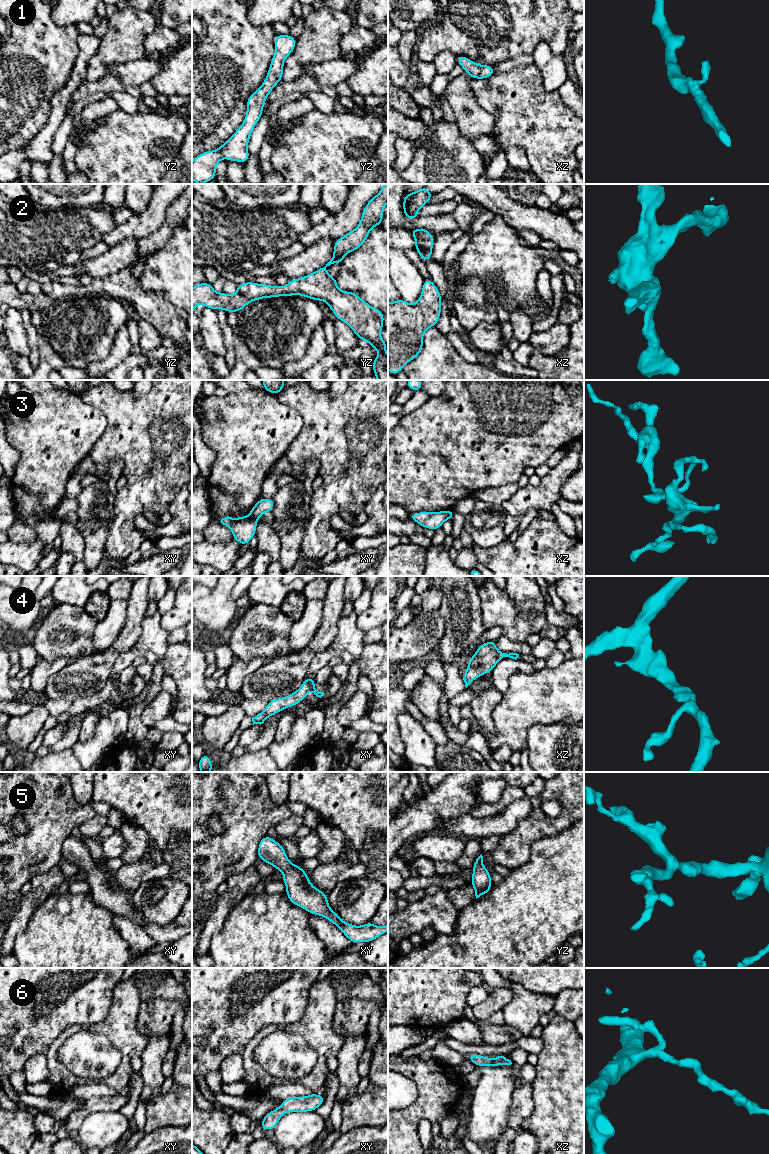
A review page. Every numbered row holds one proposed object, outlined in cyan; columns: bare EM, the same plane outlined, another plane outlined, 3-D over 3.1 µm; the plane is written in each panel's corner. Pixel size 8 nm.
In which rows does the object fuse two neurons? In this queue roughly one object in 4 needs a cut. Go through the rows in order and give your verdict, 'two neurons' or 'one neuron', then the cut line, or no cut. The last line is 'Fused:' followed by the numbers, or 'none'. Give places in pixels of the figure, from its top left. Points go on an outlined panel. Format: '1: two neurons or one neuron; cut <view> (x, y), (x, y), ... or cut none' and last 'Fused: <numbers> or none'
1: one neuron; cut none
2: one neuron; cut none
3: two neurons; cut xy (249, 515), (256, 520)
4: one neuron; cut none
5: one neuron; cut none
6: one neuron; cut none
Fused: 3

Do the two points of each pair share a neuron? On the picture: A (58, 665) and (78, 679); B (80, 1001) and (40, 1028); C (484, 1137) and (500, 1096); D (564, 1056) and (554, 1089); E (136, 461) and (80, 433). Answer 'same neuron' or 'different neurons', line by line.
A: different neurons
B: same neuron
C: same neuron
D: same neuron
E: different neurons

